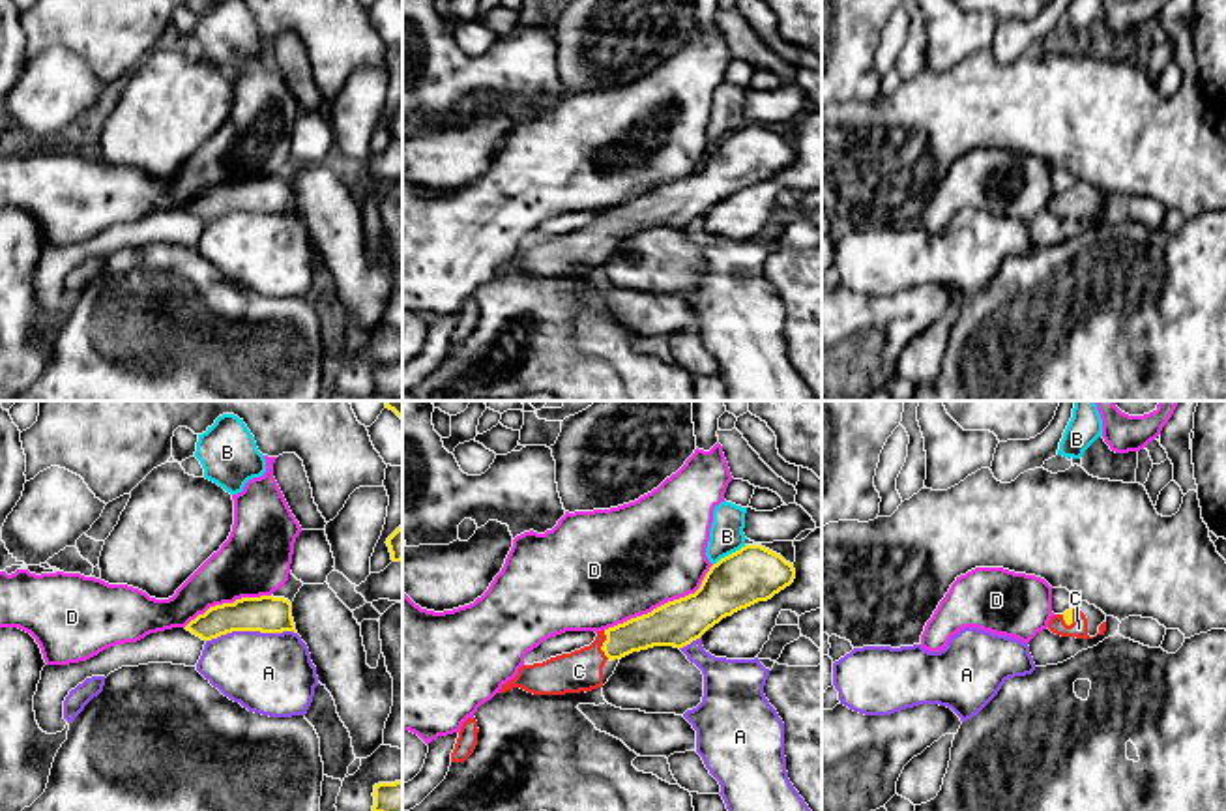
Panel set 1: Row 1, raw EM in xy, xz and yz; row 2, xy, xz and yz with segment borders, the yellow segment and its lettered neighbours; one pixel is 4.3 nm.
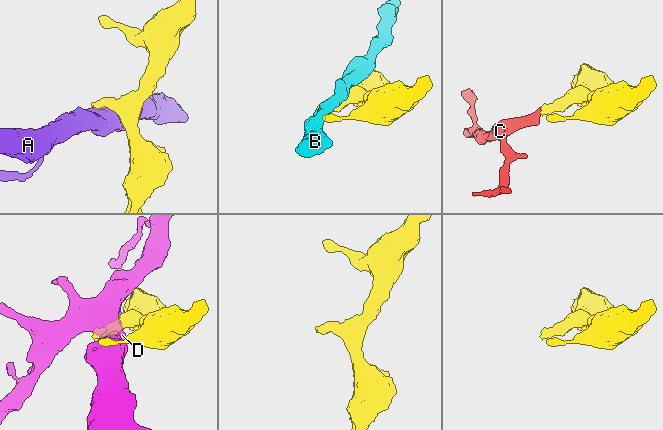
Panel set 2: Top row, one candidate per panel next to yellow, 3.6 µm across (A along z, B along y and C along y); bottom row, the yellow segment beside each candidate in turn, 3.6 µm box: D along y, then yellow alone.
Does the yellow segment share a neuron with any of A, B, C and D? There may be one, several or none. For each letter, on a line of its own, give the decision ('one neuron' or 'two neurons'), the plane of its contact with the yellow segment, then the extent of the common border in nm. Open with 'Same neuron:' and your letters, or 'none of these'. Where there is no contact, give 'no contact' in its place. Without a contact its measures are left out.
Same neuron: C
A: two neurons; contact in xy; length 400 nm
B: two neurons; contact in xz; length 170 nm
C: one neuron; contact in xz; length 130 nm
D: two neurons; contact in xz; length 550 nm

